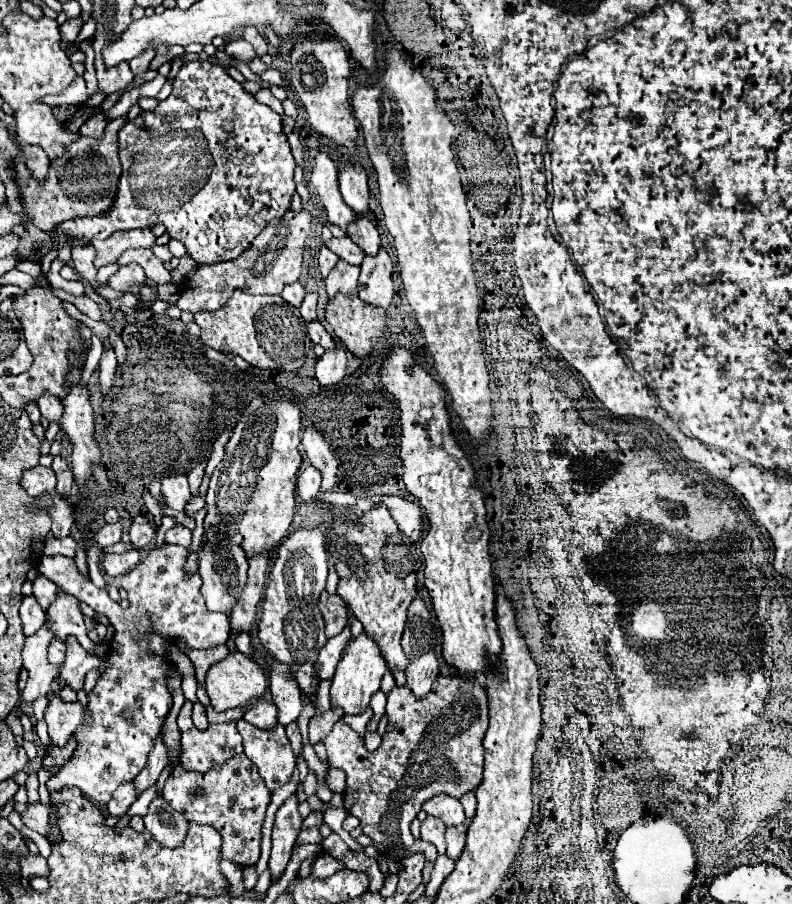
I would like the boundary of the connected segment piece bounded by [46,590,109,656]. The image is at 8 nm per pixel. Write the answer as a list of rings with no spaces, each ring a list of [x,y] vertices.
[[[58,590],[56,602],[46,610],[46,618],[54,630],[54,634],[63,642],[68,636],[76,636],[79,643],[86,650],[93,650],[100,656],[108,651],[109,646],[104,644],[94,644],[86,635],[84,616],[78,608],[78,600],[74,596],[68,596],[66,592]]]

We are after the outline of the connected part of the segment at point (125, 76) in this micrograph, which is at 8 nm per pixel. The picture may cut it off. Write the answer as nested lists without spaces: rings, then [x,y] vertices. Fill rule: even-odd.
[[[96,62],[96,76],[98,76],[98,86],[106,96],[116,90],[126,90],[128,82],[134,80],[128,62],[120,62],[118,66],[112,68],[106,68],[102,62]]]

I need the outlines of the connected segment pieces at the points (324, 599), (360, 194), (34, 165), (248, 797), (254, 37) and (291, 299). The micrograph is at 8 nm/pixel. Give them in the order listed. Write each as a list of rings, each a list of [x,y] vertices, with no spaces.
[[[324,592],[320,596],[320,612],[324,614],[324,620],[326,620],[328,638],[332,638],[344,630],[348,610],[346,610],[346,604],[342,602],[342,598],[338,594],[330,596],[328,592]]]
[[[360,164],[340,166],[338,184],[340,184],[340,192],[342,192],[344,202],[358,216],[366,214],[368,212],[368,202],[370,202],[370,192],[368,192],[368,180],[366,180],[364,168]]]
[[[25,145],[22,148],[24,156],[26,156],[26,166],[28,170],[32,170],[32,178],[38,182],[44,182],[46,174],[50,168],[50,161],[47,154],[36,145]]]
[[[238,754],[230,762],[214,766],[208,772],[190,772],[176,766],[162,790],[162,798],[176,808],[188,822],[208,824],[222,836],[222,858],[238,866],[252,866],[260,858],[260,828],[270,804],[270,790],[264,786],[256,766],[248,762],[246,754]]]
[[[248,28],[248,30],[244,30],[244,36],[242,38],[254,46],[254,50],[256,50],[258,56],[264,56],[268,52],[268,42],[266,42],[266,38],[258,30]]]
[[[294,282],[294,284],[288,284],[284,290],[282,290],[282,298],[288,302],[288,304],[292,304],[292,306],[300,306],[300,302],[304,300],[304,294],[306,294],[306,290],[304,290],[304,286],[300,284],[300,282]]]

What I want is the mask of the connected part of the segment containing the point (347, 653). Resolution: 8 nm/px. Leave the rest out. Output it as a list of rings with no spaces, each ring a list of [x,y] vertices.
[[[362,632],[356,640],[352,640],[346,646],[342,660],[336,666],[332,686],[330,686],[332,708],[342,708],[344,714],[362,714],[370,706],[372,696],[380,690],[380,680],[386,670],[388,666],[384,658],[380,658],[380,650],[376,650],[376,644]]]

